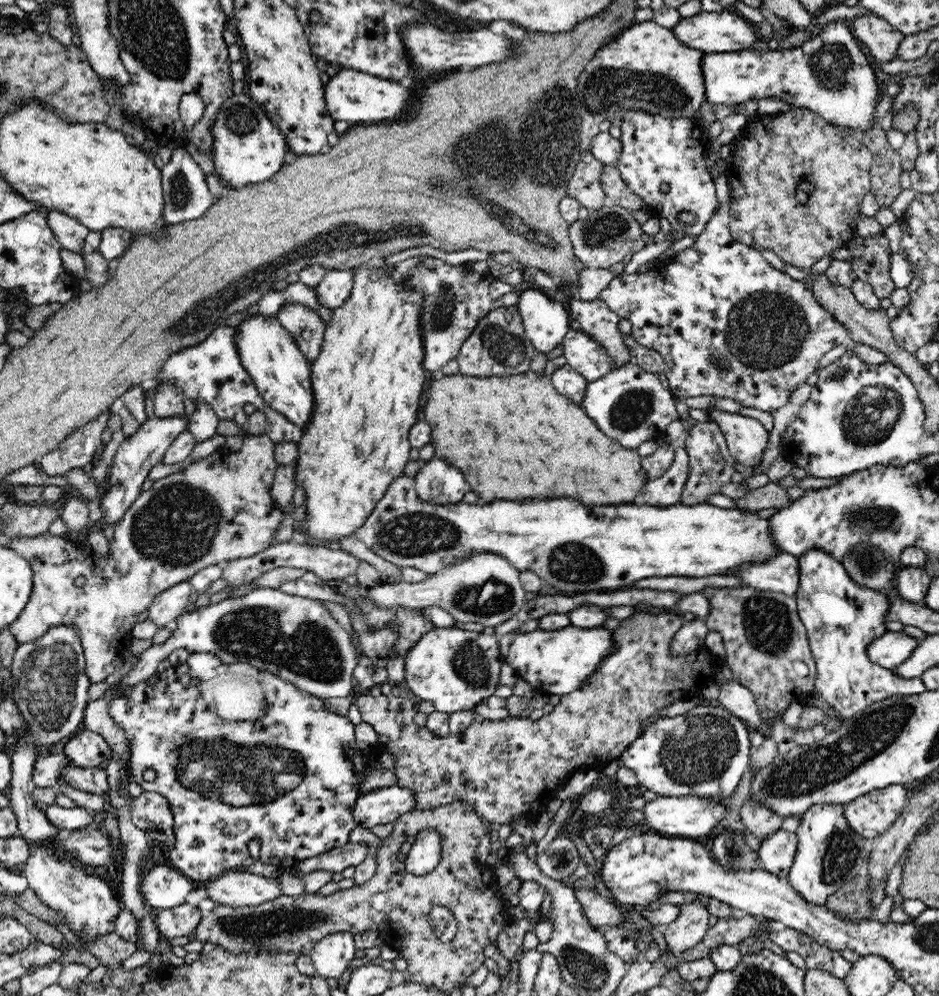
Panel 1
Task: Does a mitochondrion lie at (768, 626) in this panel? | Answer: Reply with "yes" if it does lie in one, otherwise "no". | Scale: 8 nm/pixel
yes

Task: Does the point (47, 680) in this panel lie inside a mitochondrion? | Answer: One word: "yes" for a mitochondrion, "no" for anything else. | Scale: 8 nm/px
yes

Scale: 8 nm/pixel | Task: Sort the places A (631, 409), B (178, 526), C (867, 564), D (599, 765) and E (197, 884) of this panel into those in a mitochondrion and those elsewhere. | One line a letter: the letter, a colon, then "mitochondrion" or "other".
A: mitochondrion
B: mitochondrion
C: mitochondrion
D: other
E: other

